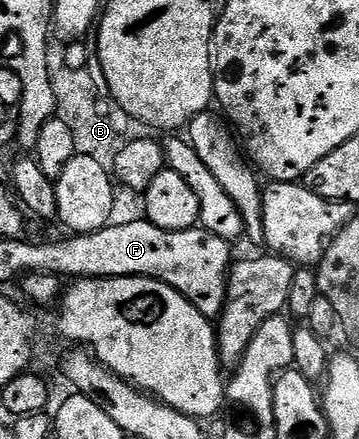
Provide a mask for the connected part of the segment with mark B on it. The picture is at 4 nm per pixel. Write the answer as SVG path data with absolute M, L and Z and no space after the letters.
M63 66L58 70L52 76L52 94L58 100L61 119L66 120L68 126L72 126L72 134L76 138L76 153L91 156L96 158L96 162L110 166L113 165L116 154L120 154L120 150L124 150L128 142L151 139L152 129L144 122L129 116L114 101L105 80L93 80L85 71L73 72Z

